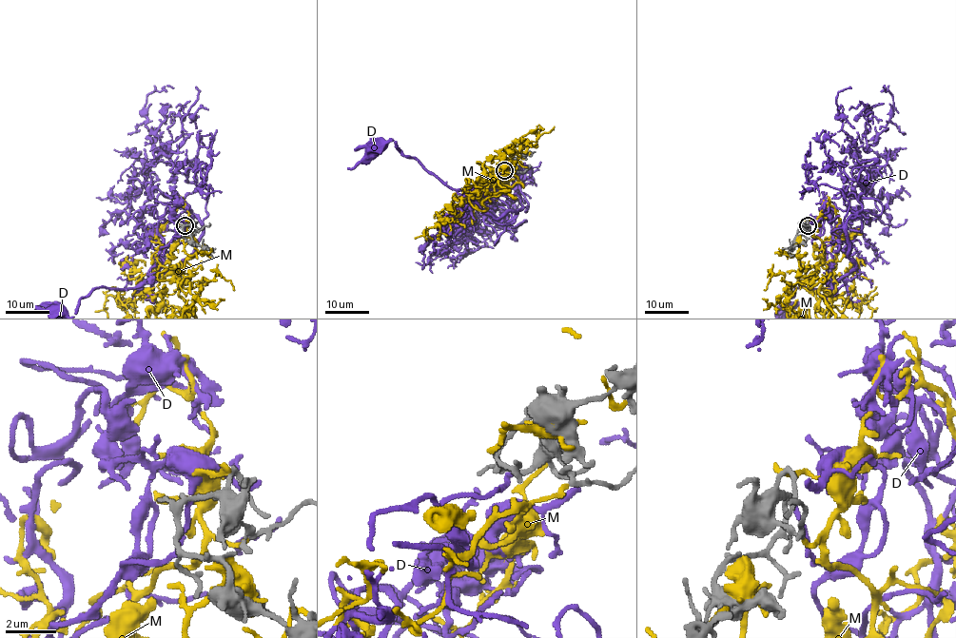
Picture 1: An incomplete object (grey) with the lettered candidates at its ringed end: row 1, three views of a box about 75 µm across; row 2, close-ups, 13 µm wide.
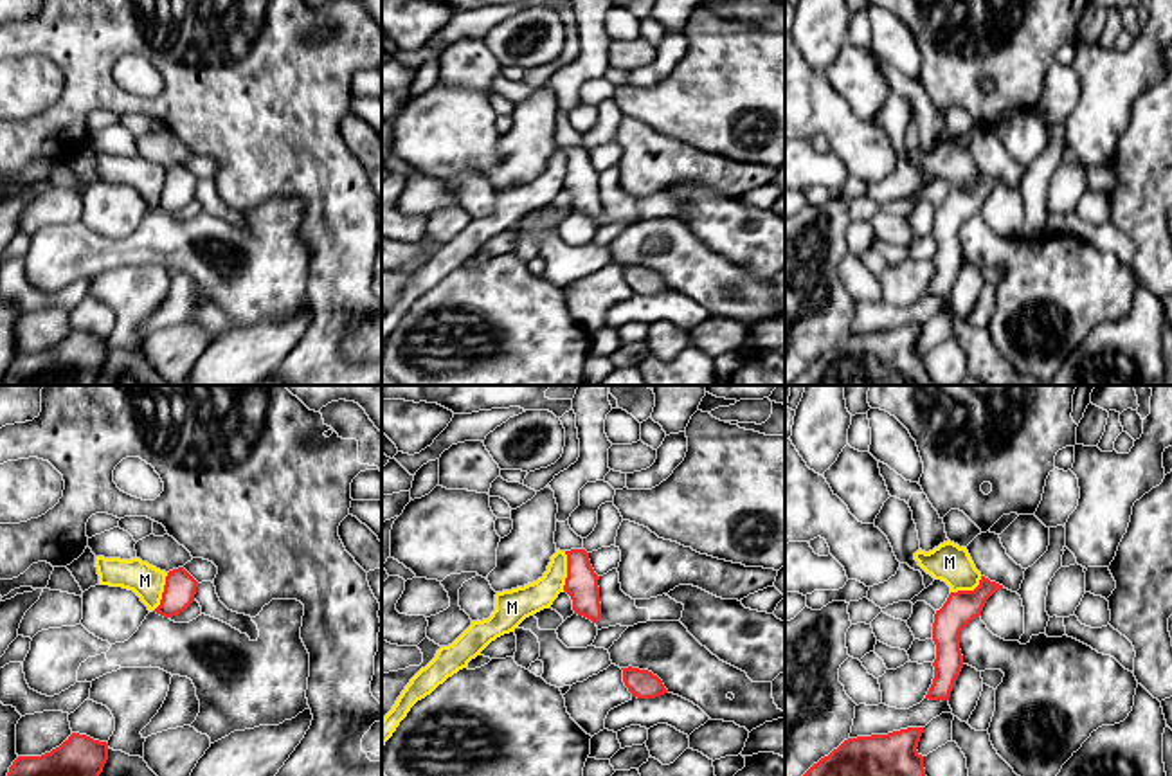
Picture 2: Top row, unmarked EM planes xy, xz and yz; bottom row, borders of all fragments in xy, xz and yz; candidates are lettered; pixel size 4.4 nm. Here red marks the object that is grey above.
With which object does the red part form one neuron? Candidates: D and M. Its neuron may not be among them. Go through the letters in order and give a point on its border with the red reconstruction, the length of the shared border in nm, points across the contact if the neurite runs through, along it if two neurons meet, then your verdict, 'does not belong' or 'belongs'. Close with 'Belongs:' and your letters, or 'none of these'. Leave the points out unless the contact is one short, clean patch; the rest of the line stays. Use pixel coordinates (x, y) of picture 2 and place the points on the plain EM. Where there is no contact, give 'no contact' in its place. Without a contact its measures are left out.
D: no contact | belongs
M: xz (567, 168) | 180 nm | along xz (566, 148), (566, 180), (562, 186) | does not belong
Belongs: D

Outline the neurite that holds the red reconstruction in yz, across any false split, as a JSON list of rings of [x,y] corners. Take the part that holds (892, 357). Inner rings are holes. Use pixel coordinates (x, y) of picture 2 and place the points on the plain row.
[[[907,324],[888,331],[844,337],[828,353],[814,360],[790,385],[938,385],[924,365],[916,347],[924,324]]]

